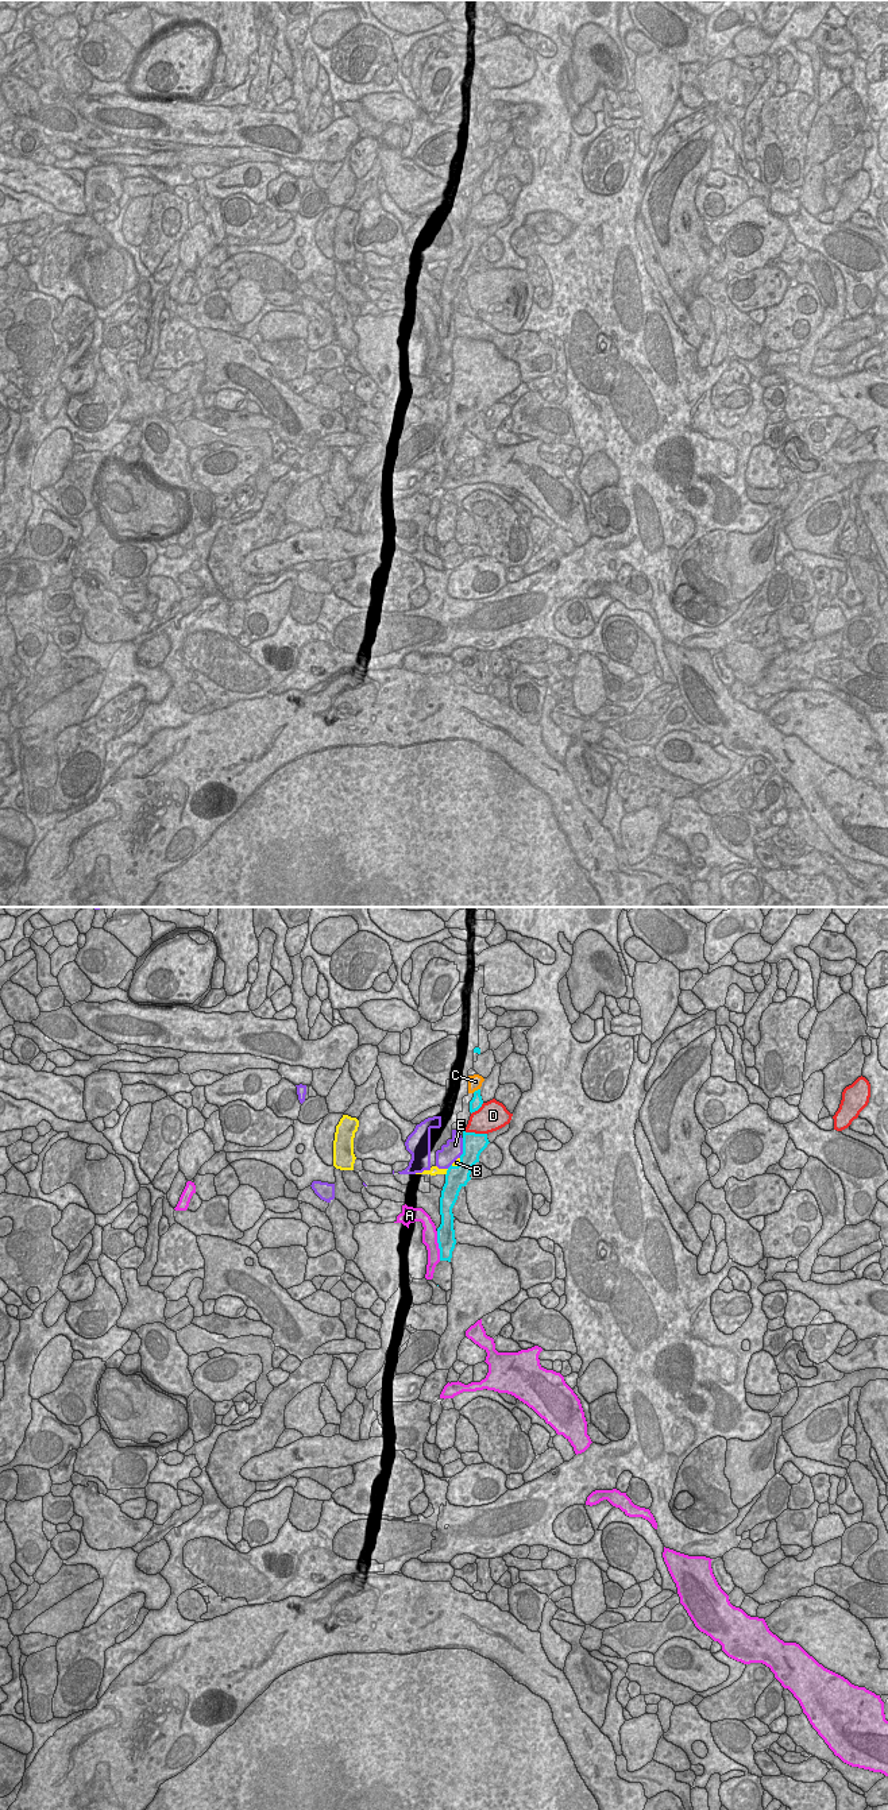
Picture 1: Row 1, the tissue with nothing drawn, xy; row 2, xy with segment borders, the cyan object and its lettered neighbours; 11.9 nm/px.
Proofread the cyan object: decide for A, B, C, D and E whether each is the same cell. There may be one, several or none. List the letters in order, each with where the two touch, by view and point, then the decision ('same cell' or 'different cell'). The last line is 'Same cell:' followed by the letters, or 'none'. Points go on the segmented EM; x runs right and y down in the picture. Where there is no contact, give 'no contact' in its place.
A: xy (439, 1246) | different cell
B: xy (447, 1172) | different cell
C: xy (475, 1091) | different cell
D: xy (474, 1133) | different cell
E: xy (463, 1147) | different cell
Same cell: none

